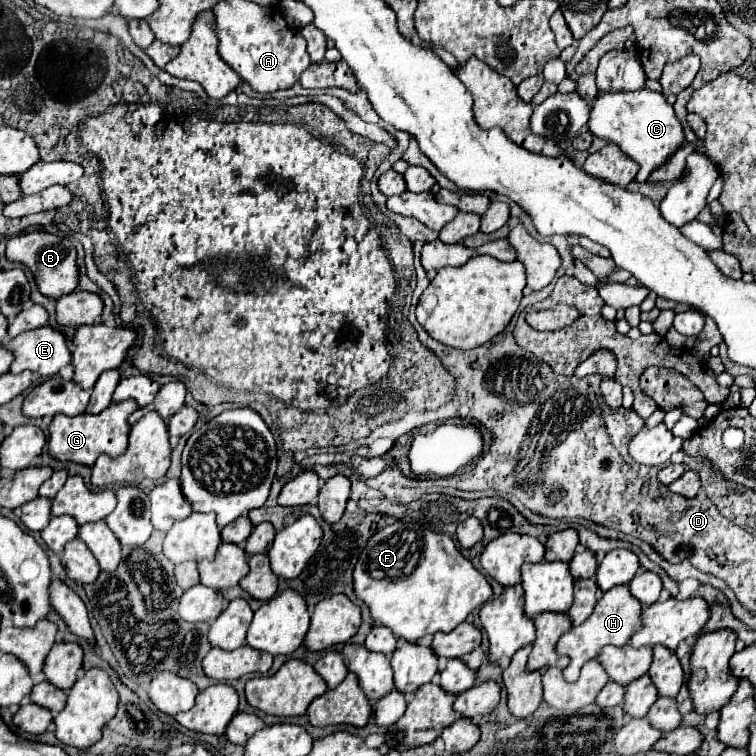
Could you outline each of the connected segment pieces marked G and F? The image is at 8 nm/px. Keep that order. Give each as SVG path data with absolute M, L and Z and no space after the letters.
M132 399L120 401L120 403L110 403L102 413L98 415L88 415L82 413L78 417L66 417L66 415L54 415L50 423L50 455L60 459L60 461L76 461L82 465L94 465L94 461L106 453L110 457L118 457L126 453L128 447L128 435L130 435L130 423L128 417L138 409L138 403Z
M404 521L370 537L354 569L354 591L370 607L374 621L414 643L428 633L452 631L492 597L490 583L458 551L452 537L428 529L420 533L420 525Z

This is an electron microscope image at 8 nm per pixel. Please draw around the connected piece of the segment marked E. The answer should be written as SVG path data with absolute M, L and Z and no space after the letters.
M48 325L34 331L24 331L22 335L10 339L6 345L16 355L10 373L30 369L42 377L52 377L72 361L66 335L60 329Z

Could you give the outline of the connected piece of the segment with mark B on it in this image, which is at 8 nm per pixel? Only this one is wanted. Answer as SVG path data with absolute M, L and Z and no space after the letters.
M48 231L22 233L22 235L8 239L6 257L10 261L18 261L18 263L26 265L32 271L42 295L60 299L62 295L76 291L76 287L80 283L80 273L78 273L78 265L76 265L76 247L72 245L72 241L68 237L58 237Z

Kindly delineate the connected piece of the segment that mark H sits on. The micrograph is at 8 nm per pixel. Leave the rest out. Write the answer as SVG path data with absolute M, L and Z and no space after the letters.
M616 585L610 591L602 593L602 597L596 603L594 613L582 625L572 627L568 633L564 633L558 641L558 645L556 645L558 655L570 657L570 665L564 669L564 679L576 681L582 665L588 659L598 657L602 647L606 647L606 645L626 645L638 629L642 629L642 605L638 603L638 599L634 599L630 595L628 585Z

